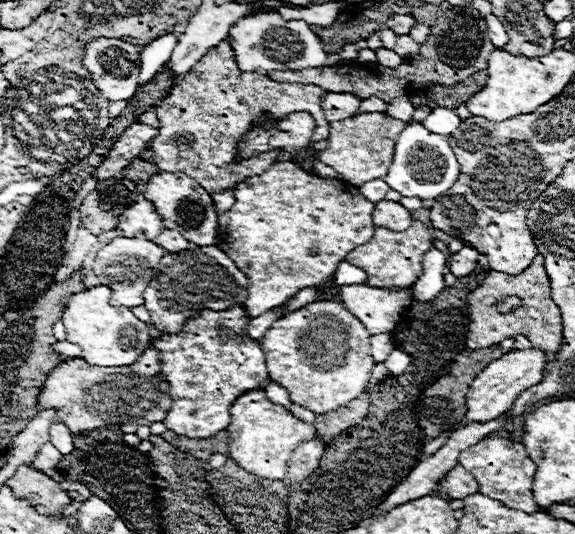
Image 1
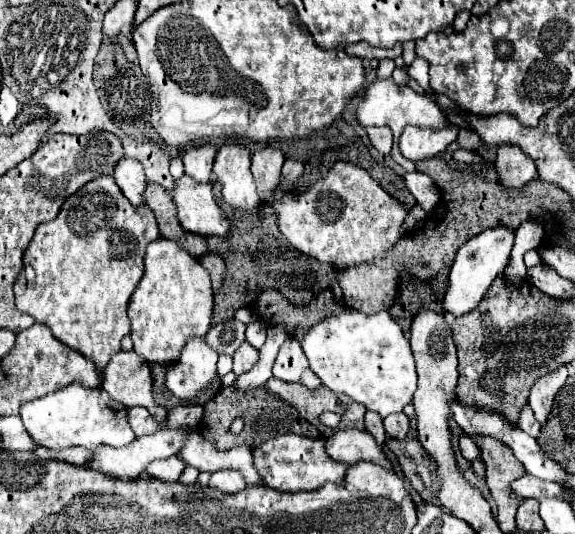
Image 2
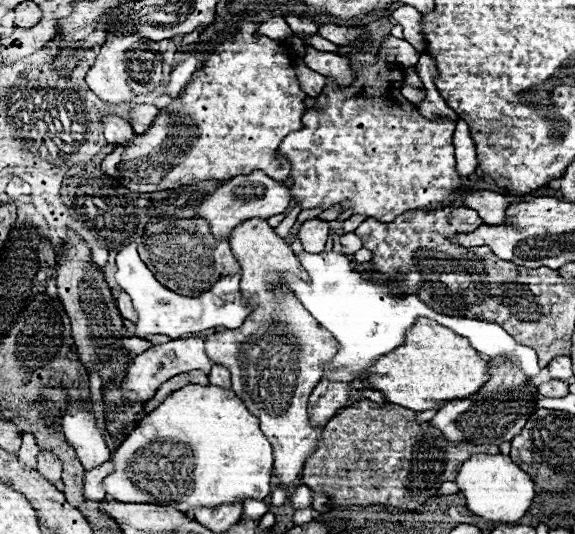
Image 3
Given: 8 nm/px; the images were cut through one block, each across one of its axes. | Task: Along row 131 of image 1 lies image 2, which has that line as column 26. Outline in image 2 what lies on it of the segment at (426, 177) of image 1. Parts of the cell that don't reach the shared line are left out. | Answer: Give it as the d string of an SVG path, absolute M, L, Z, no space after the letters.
M72 384L58 390L56 394L22 404L20 418L34 442L46 448L84 446L92 450L98 444L124 446L134 438L134 432L126 420L126 406L114 402L102 388L82 388L80 384Z

